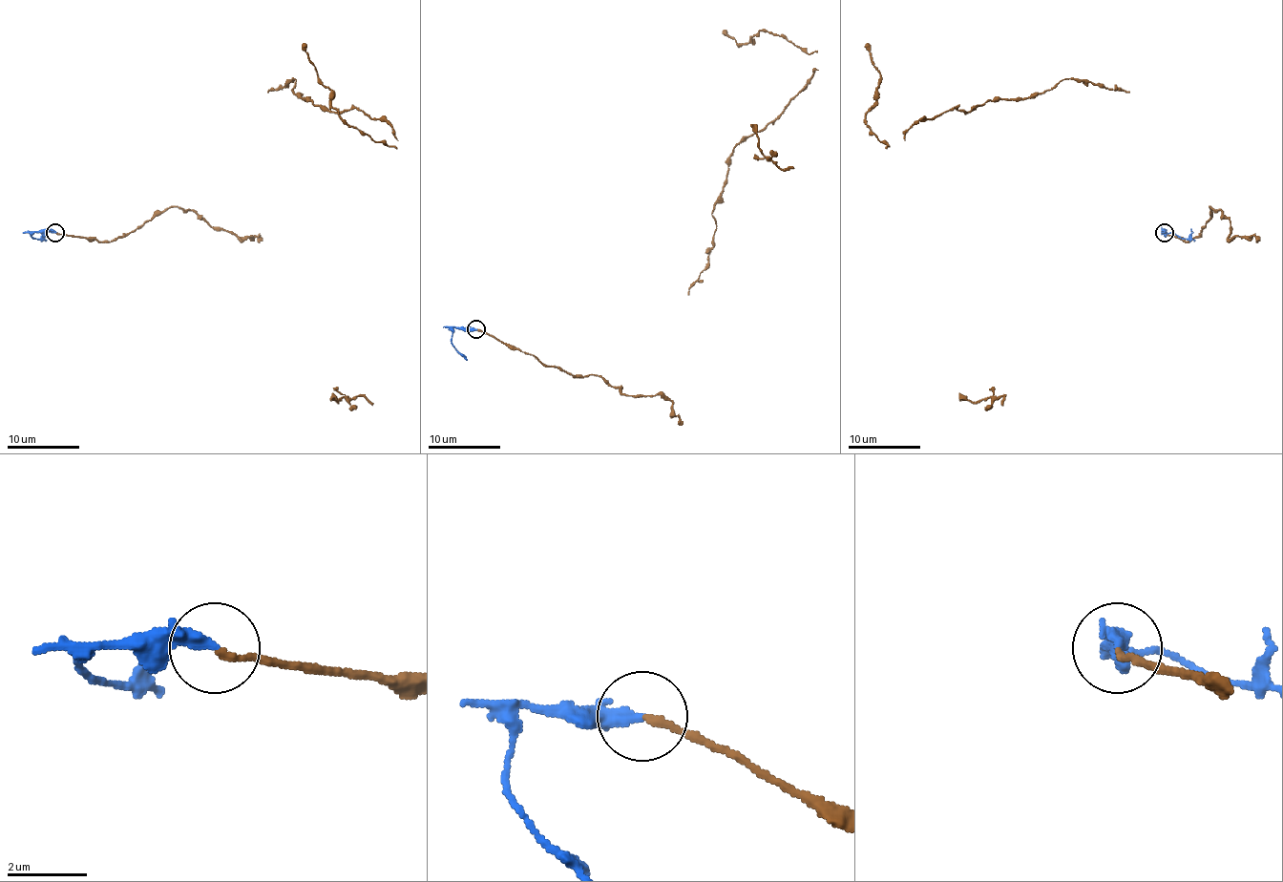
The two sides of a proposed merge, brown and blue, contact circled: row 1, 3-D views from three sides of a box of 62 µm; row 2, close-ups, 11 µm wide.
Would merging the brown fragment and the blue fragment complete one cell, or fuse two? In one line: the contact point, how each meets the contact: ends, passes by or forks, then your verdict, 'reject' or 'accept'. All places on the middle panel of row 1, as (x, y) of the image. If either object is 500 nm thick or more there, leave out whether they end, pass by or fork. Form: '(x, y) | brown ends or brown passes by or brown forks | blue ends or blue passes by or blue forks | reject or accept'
(475, 329) | brown ends | blue ends | reject

